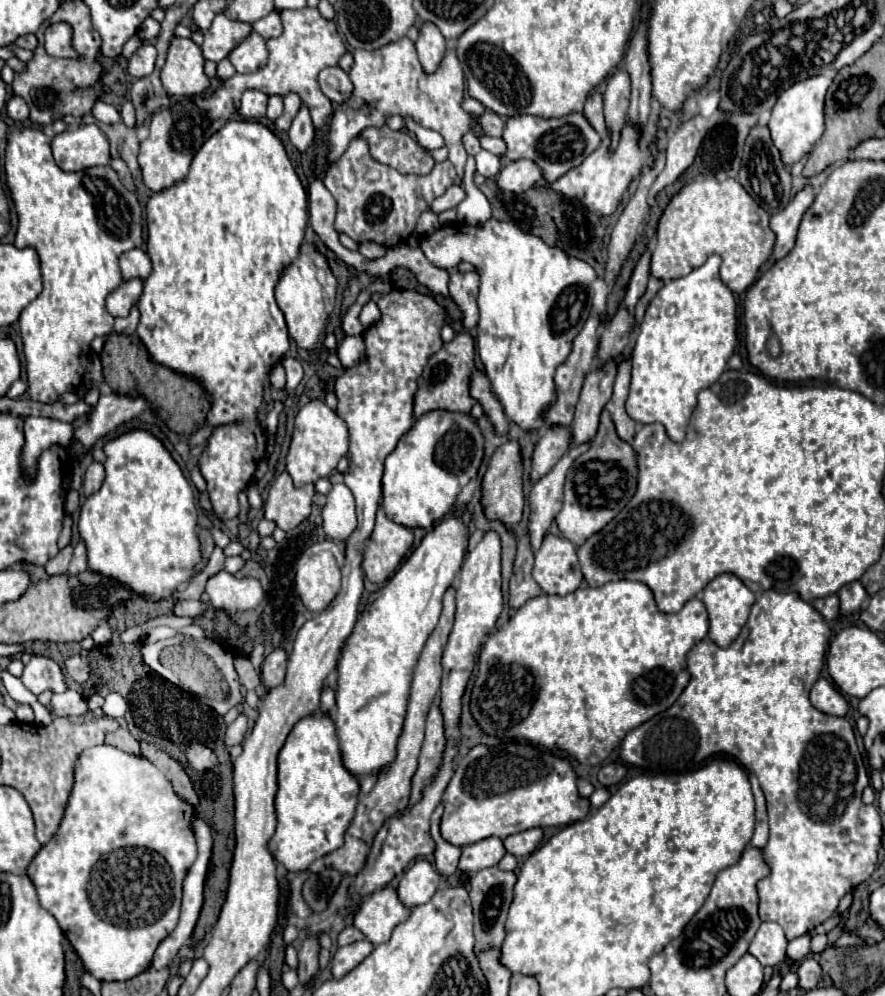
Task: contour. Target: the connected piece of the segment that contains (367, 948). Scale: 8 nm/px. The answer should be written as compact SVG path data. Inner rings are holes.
M363 939L363 941L355 941L351 945L339 947L331 959L331 967L333 967L333 977L341 979L343 975L347 975L351 969L355 969L369 953L373 951L373 943Z

